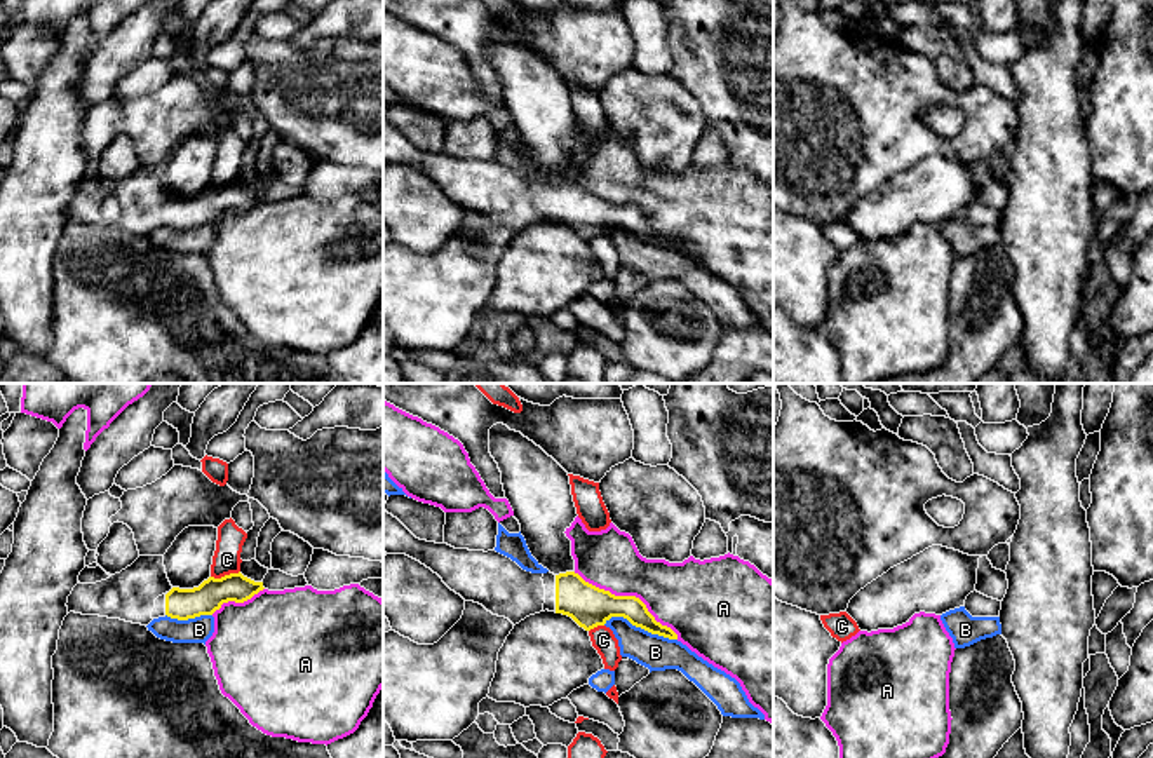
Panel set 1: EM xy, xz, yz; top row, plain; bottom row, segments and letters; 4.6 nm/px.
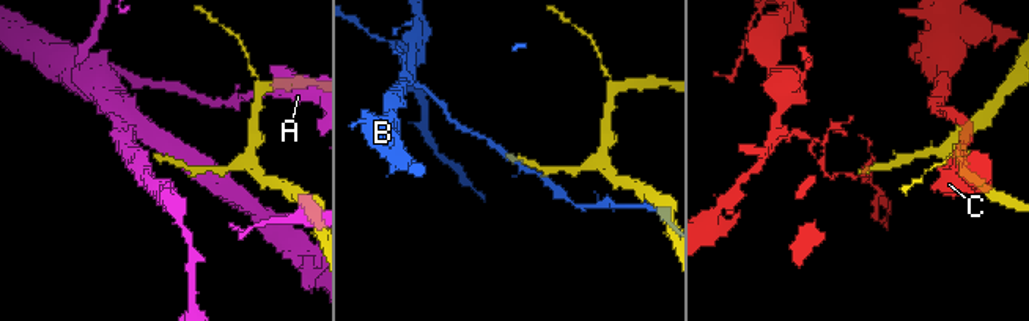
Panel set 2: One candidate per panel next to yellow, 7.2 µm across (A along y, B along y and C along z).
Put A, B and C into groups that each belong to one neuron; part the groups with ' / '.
A / B / C

